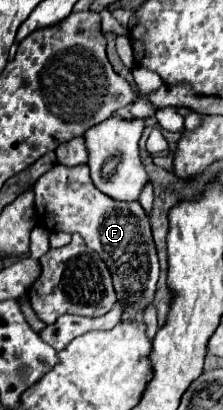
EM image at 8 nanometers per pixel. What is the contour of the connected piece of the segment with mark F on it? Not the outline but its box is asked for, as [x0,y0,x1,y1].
[34,164,158,322]

